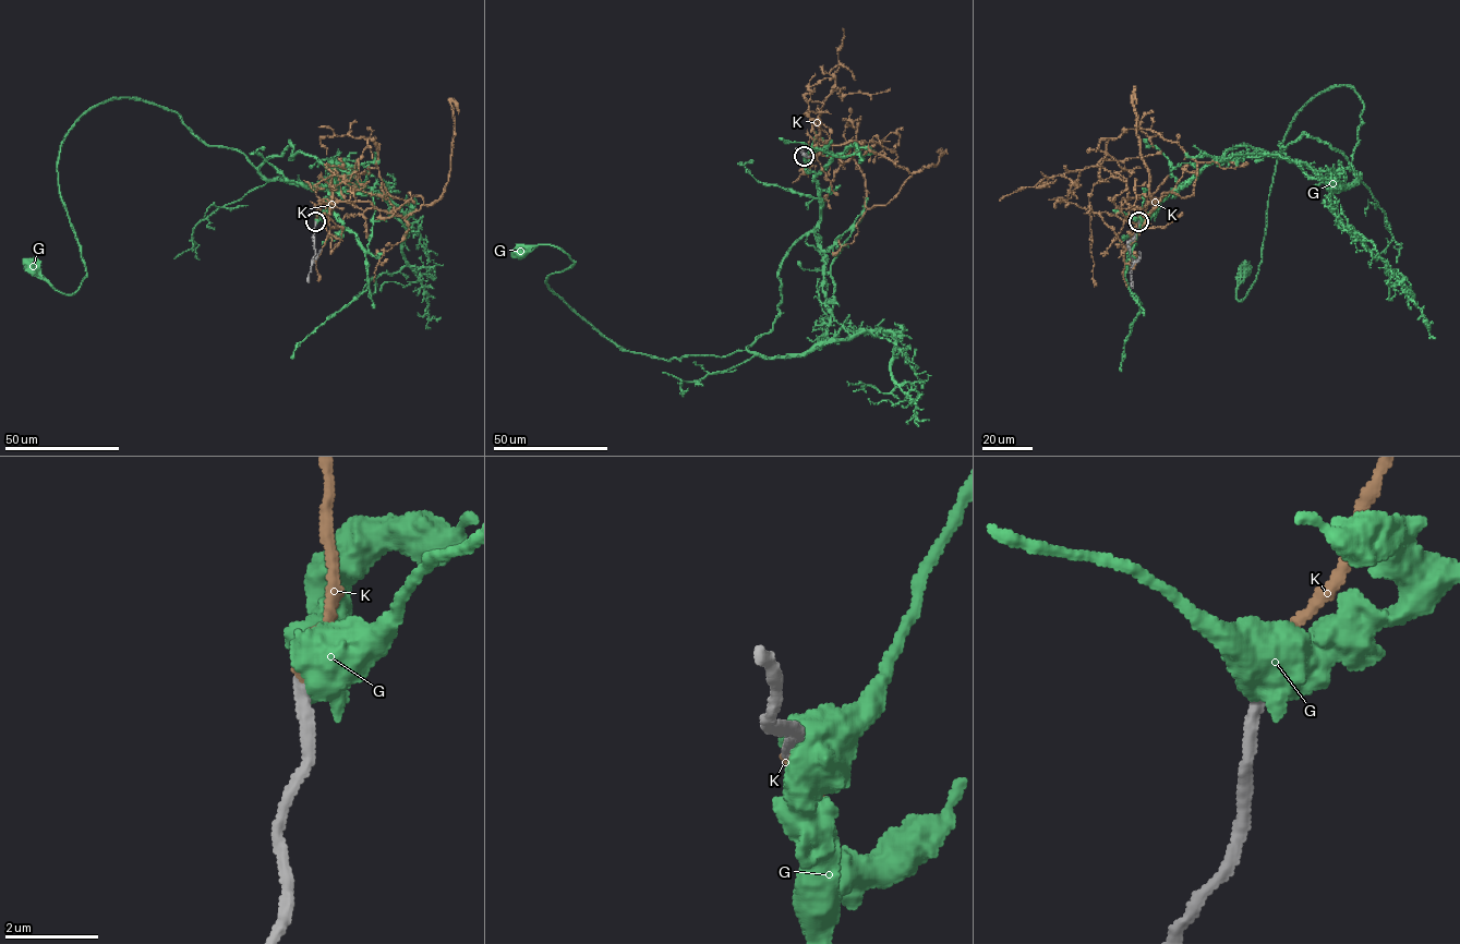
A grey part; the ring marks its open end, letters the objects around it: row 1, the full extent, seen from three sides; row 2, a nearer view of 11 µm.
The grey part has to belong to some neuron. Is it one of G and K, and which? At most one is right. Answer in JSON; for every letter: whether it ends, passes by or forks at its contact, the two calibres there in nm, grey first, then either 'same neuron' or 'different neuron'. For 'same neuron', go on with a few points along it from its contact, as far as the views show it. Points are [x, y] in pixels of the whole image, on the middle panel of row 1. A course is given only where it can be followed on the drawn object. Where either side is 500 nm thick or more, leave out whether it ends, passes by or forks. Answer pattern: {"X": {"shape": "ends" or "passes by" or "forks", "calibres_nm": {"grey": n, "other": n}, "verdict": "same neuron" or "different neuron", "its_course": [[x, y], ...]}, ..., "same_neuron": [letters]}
{"G": {"calibres_nm": {"grey": 280, "other": 1000}, "verdict": "different neuron"}, "K": {"shape": "ends", "calibres_nm": {"grey": 280, "other": 320}, "verdict": "same neuron", "its_course": [[804, 156], [858, 141], [906, 168], [887, 204], [865, 204], [845, 119], [858, 119]]}, "same_neuron": ["K"]}

